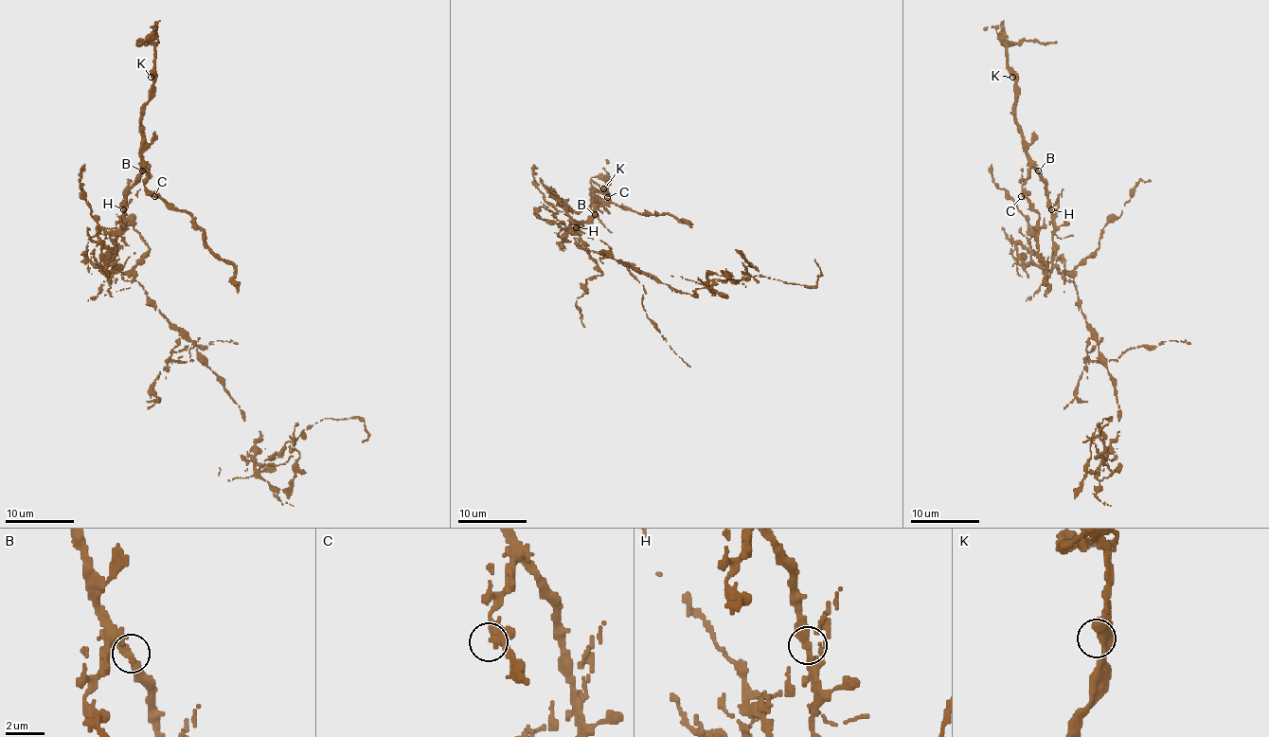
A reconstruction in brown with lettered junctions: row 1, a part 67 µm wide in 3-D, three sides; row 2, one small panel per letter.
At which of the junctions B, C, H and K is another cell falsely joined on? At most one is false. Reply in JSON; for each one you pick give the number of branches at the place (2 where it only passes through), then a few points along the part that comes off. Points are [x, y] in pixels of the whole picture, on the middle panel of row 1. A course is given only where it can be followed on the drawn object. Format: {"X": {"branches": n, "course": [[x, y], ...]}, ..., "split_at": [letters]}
{"H": {"branches": 2}, "split_at": ["H"]}

